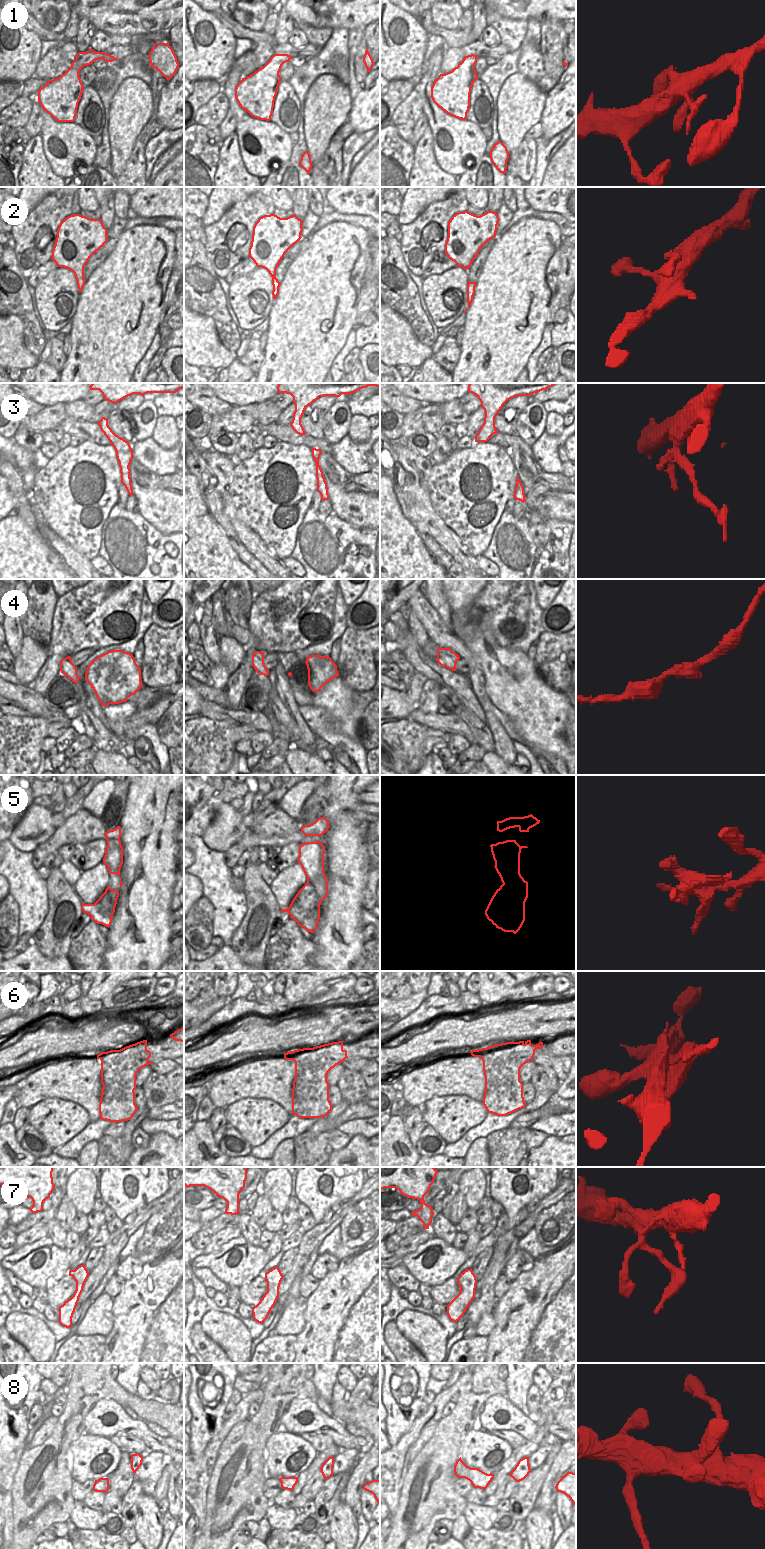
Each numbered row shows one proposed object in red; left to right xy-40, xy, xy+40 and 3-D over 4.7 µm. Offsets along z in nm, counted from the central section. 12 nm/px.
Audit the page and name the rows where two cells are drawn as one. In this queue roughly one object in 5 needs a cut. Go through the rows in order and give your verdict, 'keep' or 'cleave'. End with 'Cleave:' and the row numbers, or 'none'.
1: keep
2: keep
3: keep
4: keep
5: cleave
6: cleave
7: keep
8: keep
Cleave: 5, 6

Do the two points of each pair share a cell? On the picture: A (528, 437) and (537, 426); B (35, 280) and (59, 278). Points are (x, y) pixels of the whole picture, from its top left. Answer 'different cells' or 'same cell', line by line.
A: same cell
B: different cells

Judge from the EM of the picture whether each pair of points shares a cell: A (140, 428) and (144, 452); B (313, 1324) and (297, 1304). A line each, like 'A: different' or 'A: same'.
A: different
B: different

